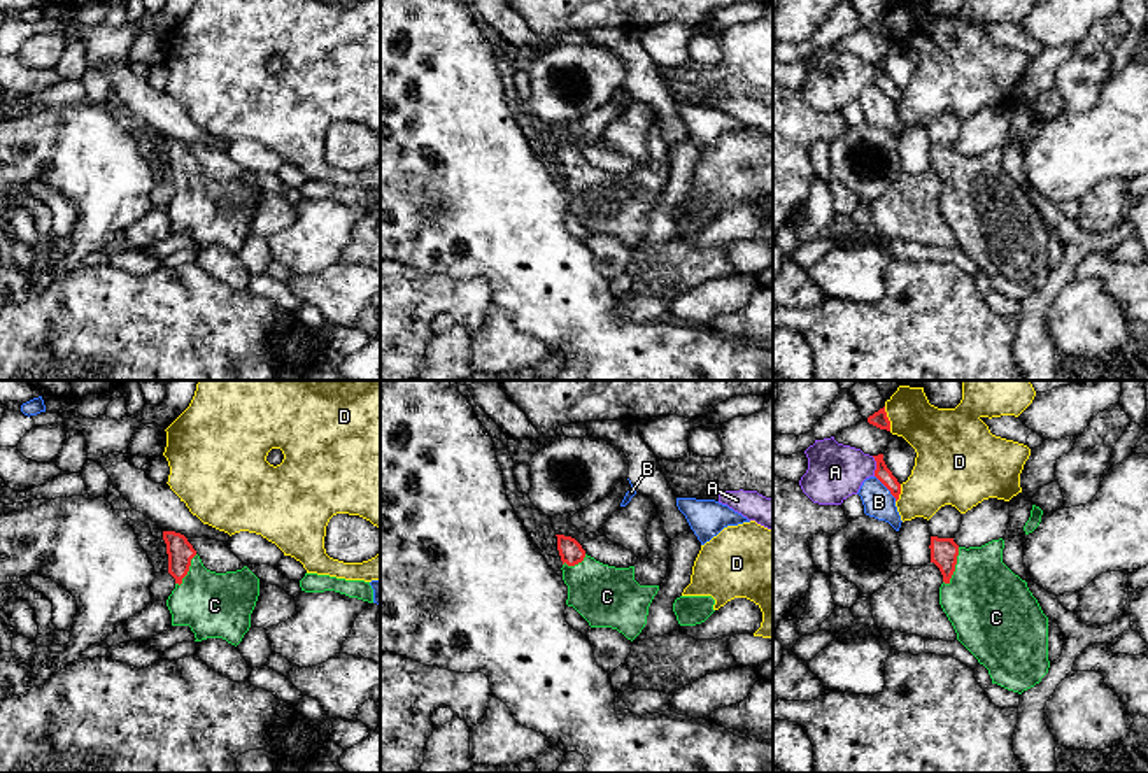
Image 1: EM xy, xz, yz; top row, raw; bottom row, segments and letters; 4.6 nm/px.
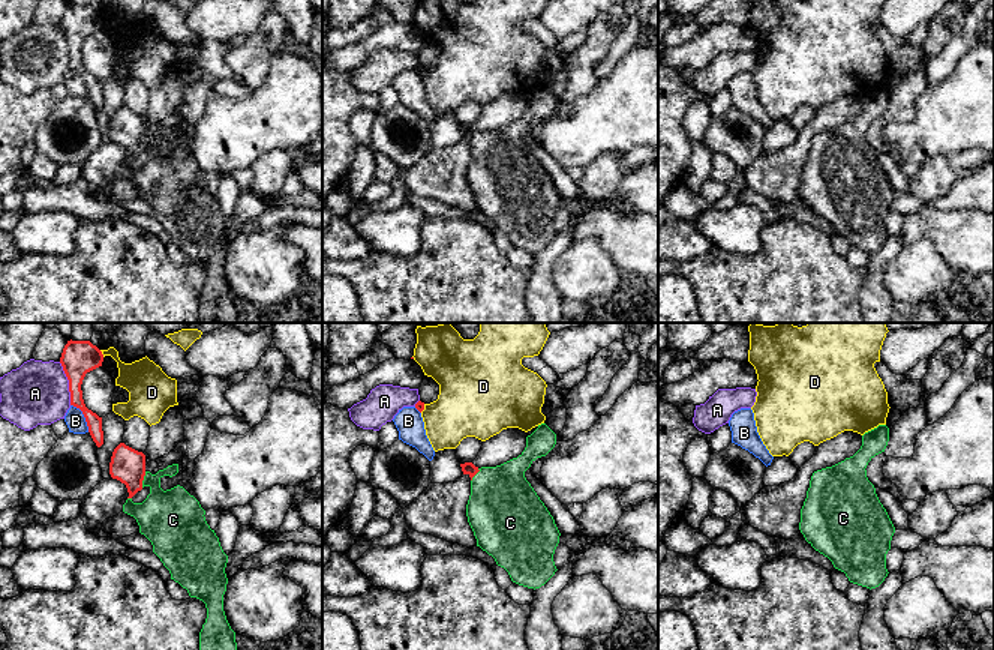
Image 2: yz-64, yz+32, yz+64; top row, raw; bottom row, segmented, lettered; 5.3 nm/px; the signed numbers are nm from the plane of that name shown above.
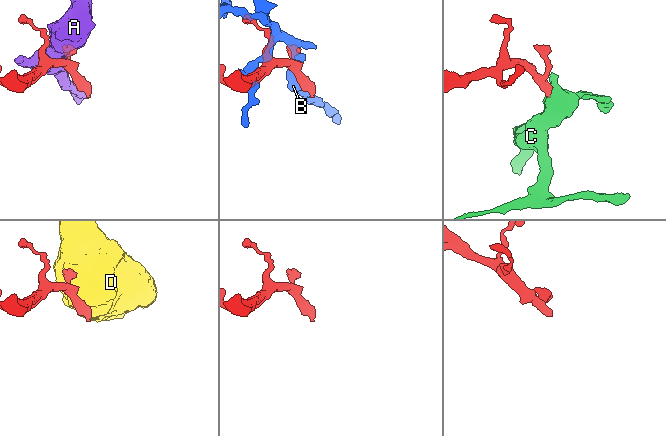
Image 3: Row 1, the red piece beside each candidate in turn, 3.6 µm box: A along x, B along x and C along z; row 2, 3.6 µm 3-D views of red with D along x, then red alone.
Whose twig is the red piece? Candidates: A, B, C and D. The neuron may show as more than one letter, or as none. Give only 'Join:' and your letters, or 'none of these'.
Join: C

